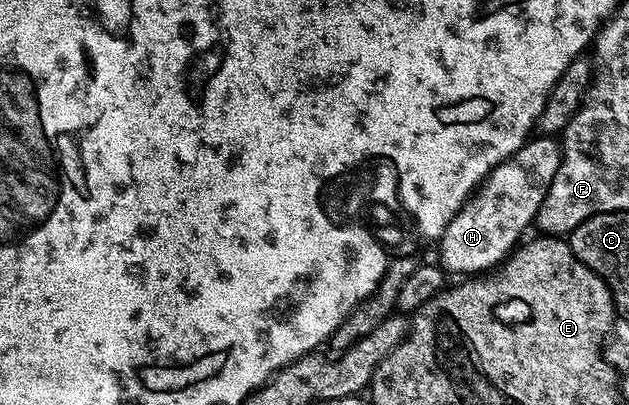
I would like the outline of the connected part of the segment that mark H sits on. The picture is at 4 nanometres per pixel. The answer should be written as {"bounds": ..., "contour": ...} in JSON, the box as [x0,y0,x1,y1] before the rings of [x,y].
{"bounds":[438,135,563,275],"contour":[[[542,135],[532,136],[513,156],[505,158],[488,177],[483,178],[474,194],[467,198],[461,211],[449,223],[449,227],[444,231],[442,237],[438,238],[438,264],[451,275],[452,273],[483,275],[506,261],[512,250],[520,244],[521,238],[524,236],[522,233],[538,218],[541,203],[553,183],[553,175],[557,175],[557,167],[562,158],[563,150],[560,142],[555,137]]]}

